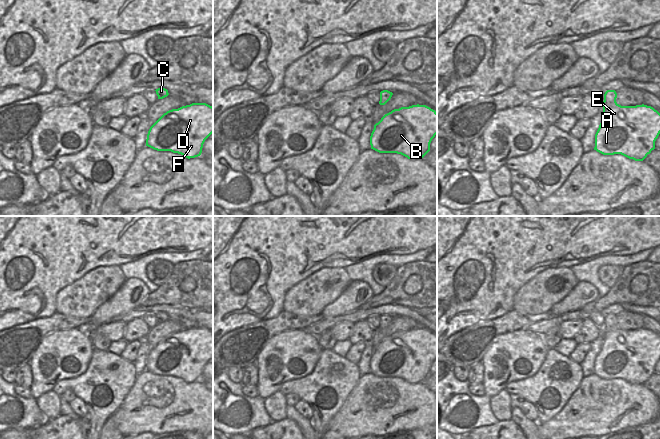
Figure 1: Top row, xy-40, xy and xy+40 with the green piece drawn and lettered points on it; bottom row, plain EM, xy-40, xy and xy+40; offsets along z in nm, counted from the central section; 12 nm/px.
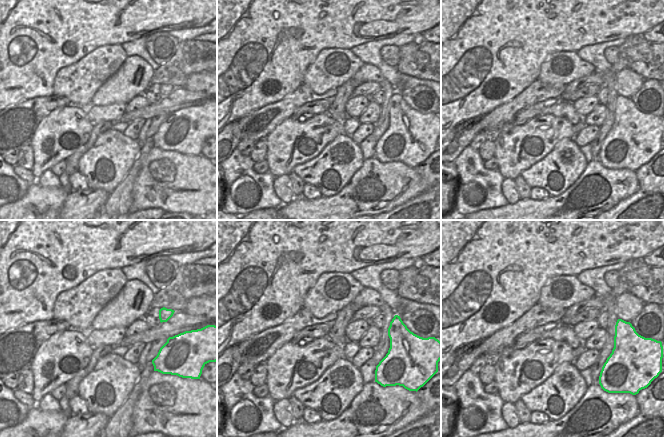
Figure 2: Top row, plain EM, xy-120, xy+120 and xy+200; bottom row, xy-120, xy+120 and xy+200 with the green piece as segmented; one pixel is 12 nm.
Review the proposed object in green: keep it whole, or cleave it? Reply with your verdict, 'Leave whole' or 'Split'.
Leave whole.

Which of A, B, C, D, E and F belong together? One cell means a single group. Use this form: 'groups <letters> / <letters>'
groups A B C D E F

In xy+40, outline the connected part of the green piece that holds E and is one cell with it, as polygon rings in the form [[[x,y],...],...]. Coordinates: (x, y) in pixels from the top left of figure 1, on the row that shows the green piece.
[[[607,90],[603,101],[603,119],[595,134],[594,150],[603,155],[621,154],[635,161],[643,161],[655,149],[660,134],[660,113],[651,106],[621,106],[616,102],[615,90]]]

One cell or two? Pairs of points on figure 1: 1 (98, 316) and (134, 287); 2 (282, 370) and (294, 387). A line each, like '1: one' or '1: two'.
1: one
2: two

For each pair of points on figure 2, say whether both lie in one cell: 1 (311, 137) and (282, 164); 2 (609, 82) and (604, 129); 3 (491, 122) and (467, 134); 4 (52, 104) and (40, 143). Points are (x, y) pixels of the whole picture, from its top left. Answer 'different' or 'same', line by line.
1: same
2: same
3: different
4: different

